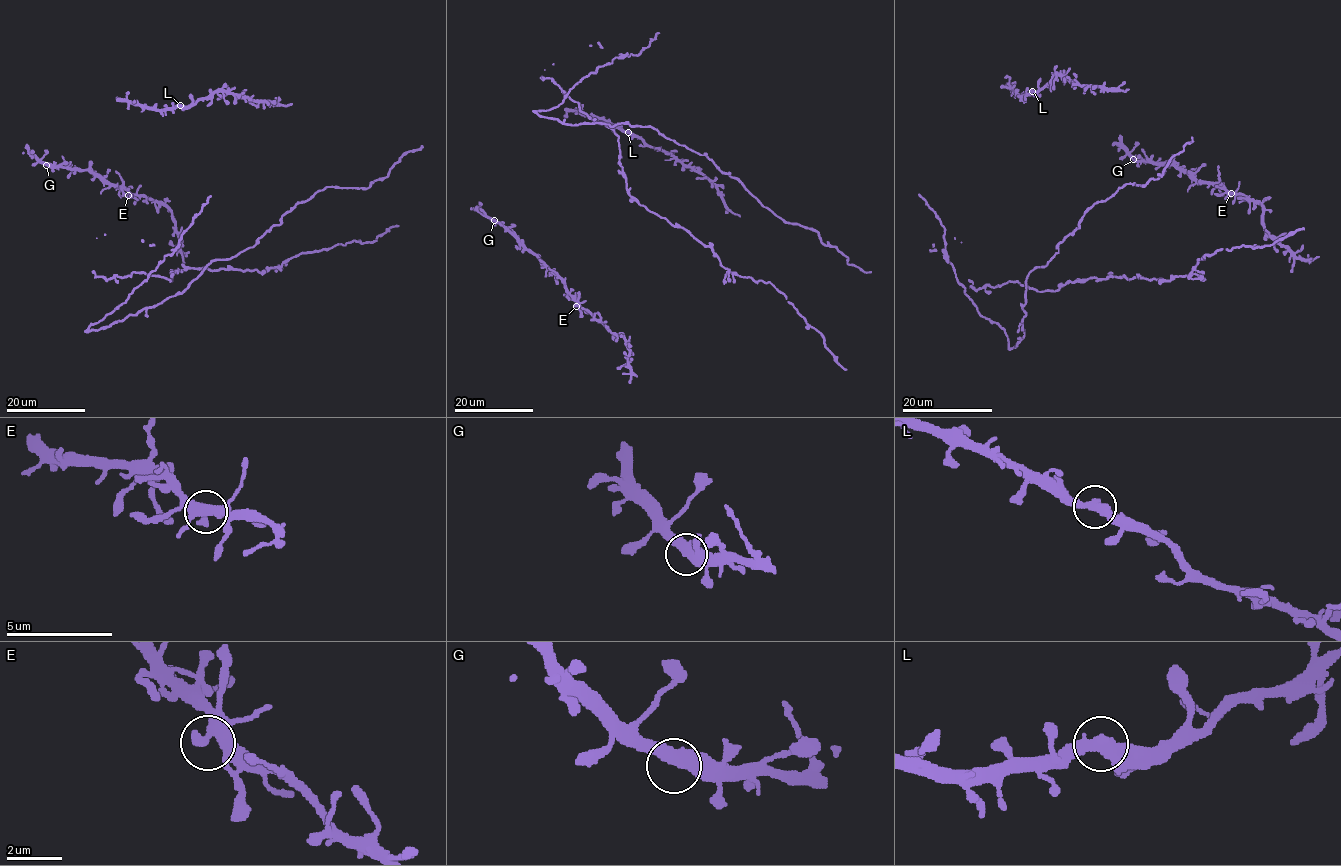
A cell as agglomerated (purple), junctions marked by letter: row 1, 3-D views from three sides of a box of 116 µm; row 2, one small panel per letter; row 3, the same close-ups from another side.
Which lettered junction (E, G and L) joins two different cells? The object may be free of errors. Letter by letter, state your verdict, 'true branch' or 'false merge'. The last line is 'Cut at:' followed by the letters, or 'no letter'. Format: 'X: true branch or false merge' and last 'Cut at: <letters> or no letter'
E: true branch
G: true branch
L: true branch
Cut at: no letter

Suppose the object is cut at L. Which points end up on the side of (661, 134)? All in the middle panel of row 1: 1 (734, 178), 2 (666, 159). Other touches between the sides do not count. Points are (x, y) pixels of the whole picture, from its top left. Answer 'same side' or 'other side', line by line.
1: same side
2: other side

